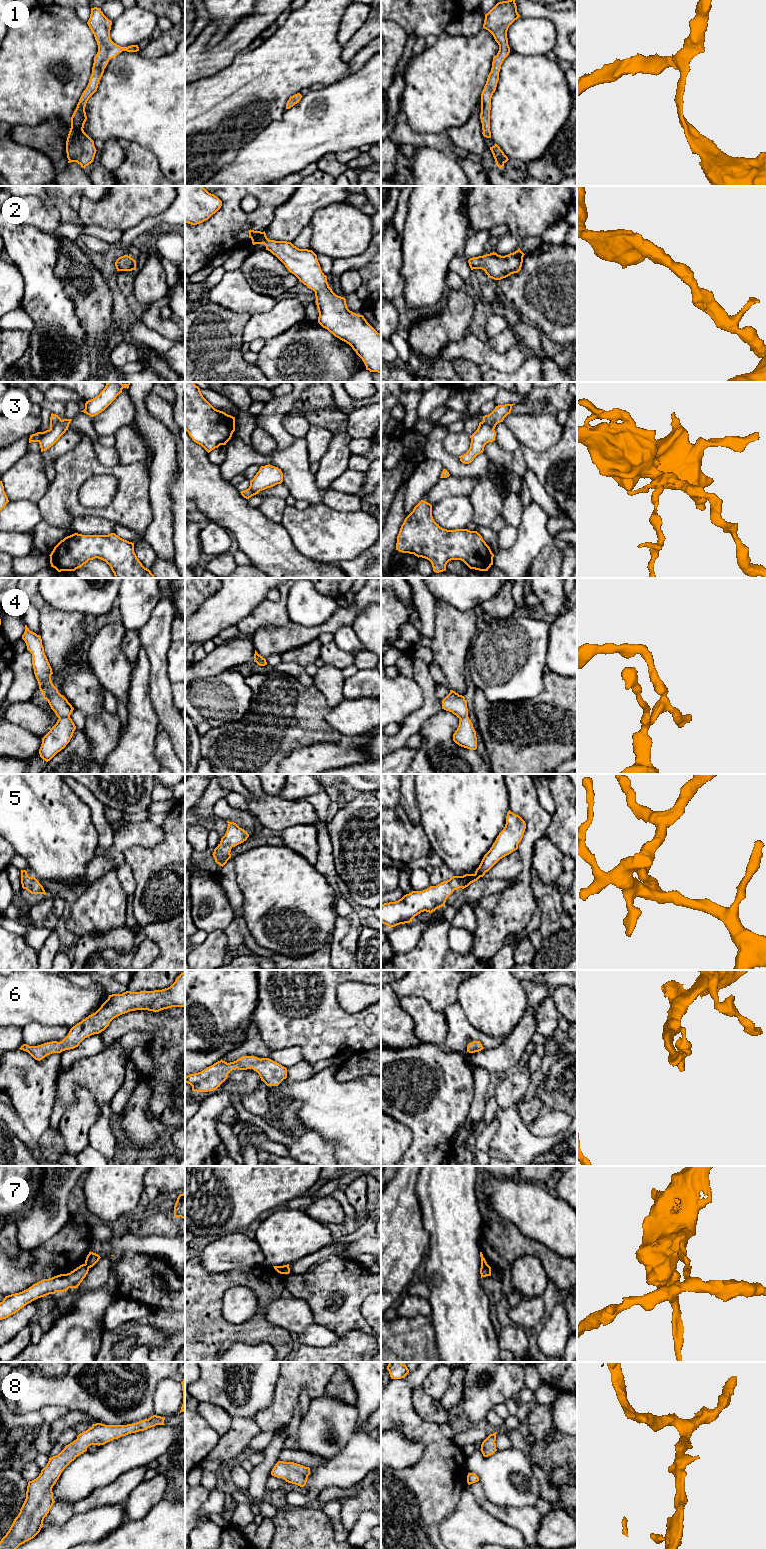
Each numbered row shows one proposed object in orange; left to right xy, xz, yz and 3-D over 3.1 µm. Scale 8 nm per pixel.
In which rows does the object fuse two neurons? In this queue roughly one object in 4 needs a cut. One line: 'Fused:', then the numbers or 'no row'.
Fused: 3, 4, 7

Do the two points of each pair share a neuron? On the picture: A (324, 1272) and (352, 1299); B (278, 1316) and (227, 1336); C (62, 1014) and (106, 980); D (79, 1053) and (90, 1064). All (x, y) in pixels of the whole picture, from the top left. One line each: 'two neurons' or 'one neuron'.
A: one neuron
B: two neurons
C: two neurons
D: two neurons

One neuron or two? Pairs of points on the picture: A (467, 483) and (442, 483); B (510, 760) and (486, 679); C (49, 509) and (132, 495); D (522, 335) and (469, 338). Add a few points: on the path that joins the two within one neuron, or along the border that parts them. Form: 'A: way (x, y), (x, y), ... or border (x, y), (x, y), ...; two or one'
A: way (461, 483), (448, 483); one
B: border (476, 687), (490, 701), (517, 701); two
C: way (70, 507), (82, 511), (111, 511); one
D: border (519, 345), (527, 353); two

